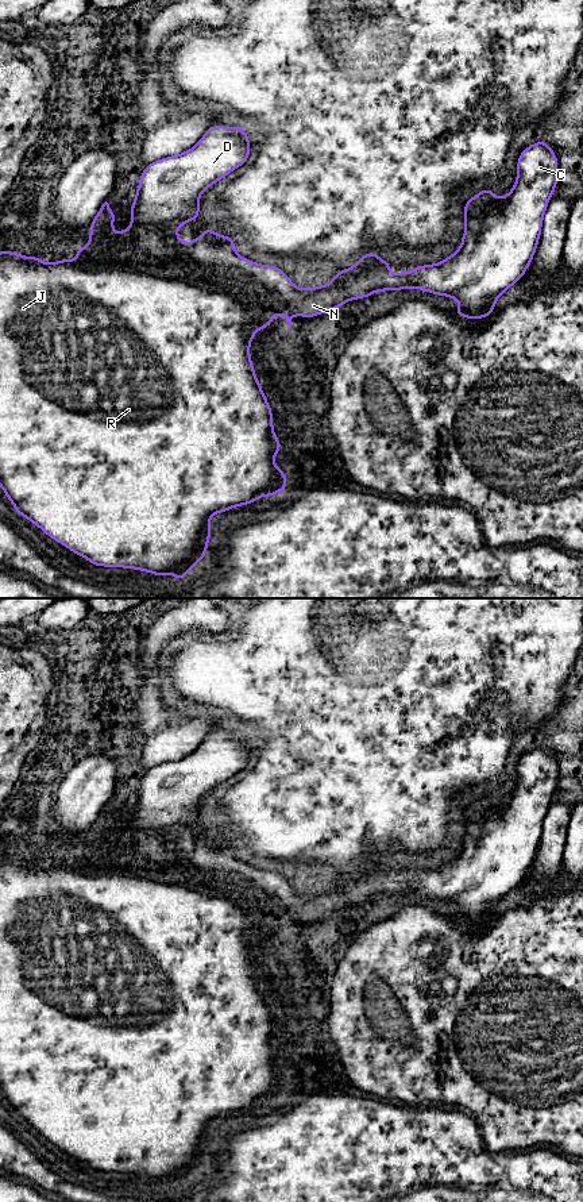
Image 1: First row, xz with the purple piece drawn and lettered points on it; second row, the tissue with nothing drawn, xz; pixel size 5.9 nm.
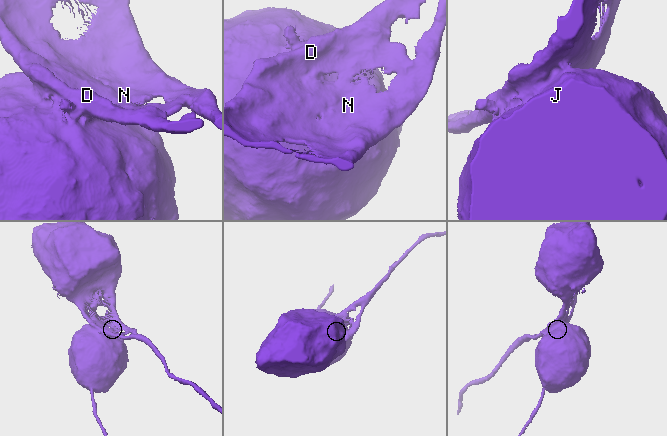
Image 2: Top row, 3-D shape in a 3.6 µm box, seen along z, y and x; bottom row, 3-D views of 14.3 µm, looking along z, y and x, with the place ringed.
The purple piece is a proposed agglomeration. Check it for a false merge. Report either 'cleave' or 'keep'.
cleave

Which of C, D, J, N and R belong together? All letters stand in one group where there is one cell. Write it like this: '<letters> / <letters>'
C D N / J R

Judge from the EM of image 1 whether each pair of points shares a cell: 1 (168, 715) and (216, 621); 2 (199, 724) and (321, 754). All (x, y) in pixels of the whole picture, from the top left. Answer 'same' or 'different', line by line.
1: same
2: different

